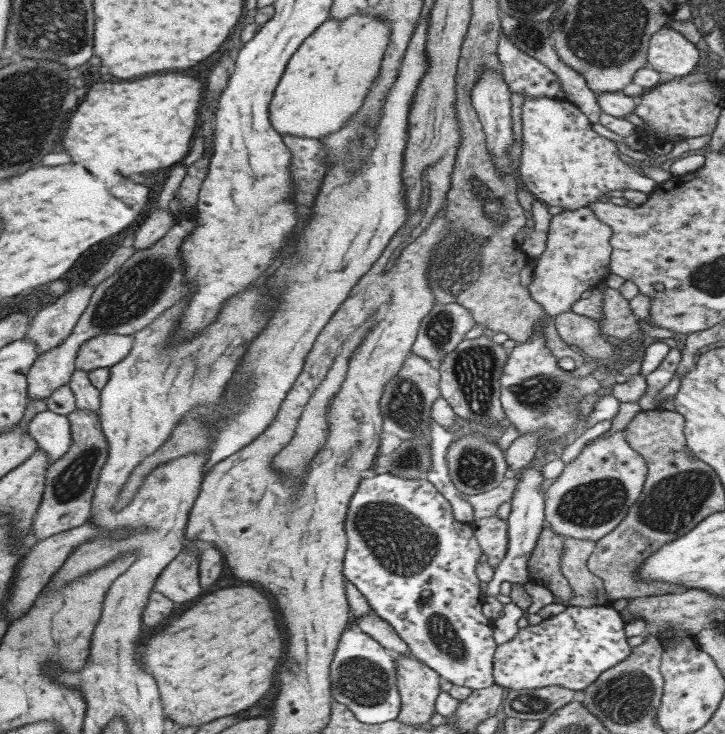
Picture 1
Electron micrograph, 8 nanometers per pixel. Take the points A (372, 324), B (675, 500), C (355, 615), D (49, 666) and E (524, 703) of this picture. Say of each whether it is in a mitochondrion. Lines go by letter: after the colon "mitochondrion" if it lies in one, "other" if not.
A: other
B: mitochondrion
C: other
D: other
E: mitochondrion

